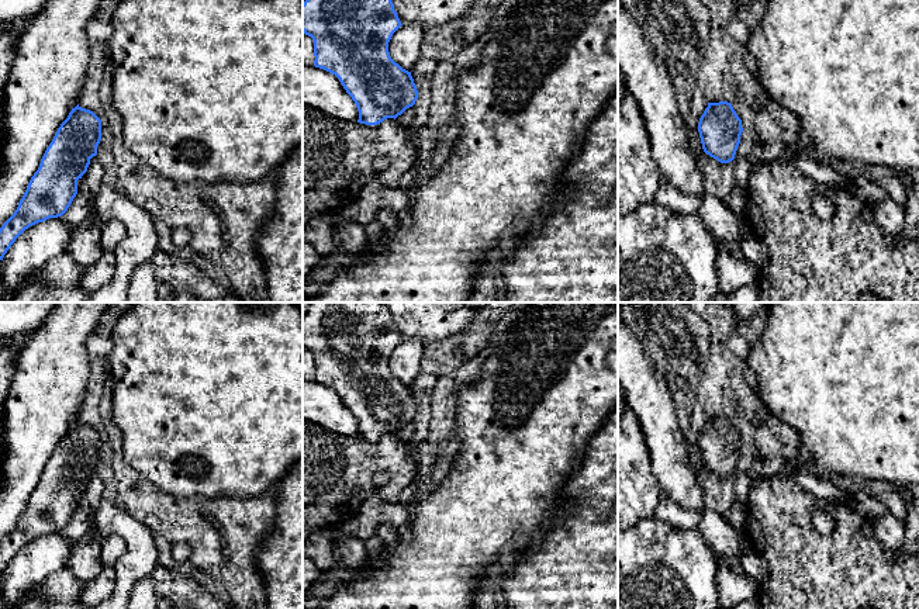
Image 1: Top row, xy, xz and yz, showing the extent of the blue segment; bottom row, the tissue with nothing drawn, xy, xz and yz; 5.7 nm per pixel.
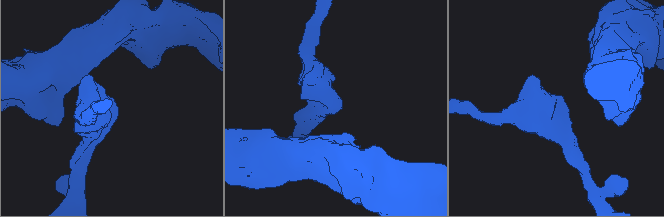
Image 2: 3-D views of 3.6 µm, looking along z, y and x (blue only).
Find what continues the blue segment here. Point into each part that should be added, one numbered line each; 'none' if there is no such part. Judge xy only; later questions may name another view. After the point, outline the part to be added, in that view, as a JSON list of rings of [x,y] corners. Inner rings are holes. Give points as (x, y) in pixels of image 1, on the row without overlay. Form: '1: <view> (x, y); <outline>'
none

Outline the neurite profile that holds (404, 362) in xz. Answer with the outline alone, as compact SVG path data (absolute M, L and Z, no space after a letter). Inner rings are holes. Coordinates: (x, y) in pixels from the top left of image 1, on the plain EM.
M417 338L403 339L388 357L391 374L410 387L421 373L422 353L424 342Z

